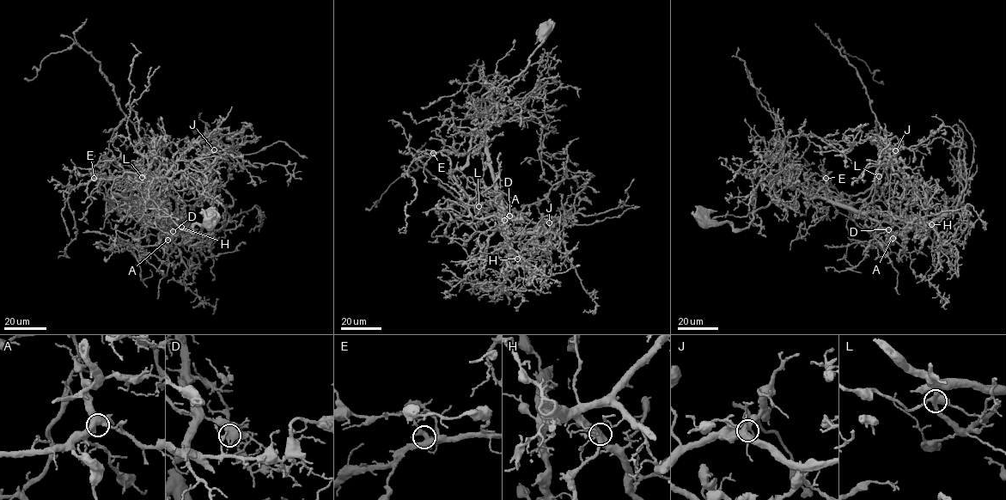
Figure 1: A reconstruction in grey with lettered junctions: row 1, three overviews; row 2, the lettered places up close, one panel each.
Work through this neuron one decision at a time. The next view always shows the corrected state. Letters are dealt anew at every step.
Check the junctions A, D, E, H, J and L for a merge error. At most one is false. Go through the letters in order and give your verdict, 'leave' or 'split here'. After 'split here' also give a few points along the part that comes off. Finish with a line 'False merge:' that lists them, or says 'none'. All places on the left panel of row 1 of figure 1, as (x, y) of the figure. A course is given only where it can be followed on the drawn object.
A: leave
D: leave
E: leave
H: leave
J: leave
L: leave
False merge: none

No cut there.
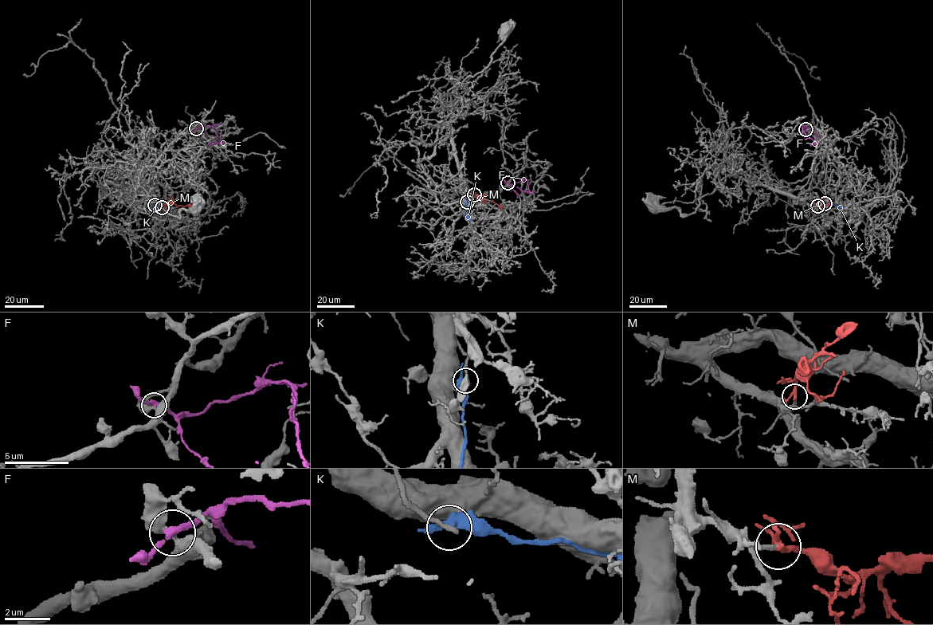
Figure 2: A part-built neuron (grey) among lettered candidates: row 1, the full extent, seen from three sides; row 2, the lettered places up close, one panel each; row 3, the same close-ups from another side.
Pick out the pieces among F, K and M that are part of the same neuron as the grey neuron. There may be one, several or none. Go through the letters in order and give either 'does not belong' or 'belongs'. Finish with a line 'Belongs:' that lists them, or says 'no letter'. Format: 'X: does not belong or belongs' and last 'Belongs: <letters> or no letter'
F: does not belong
K: does not belong
M: belongs
Belongs: M

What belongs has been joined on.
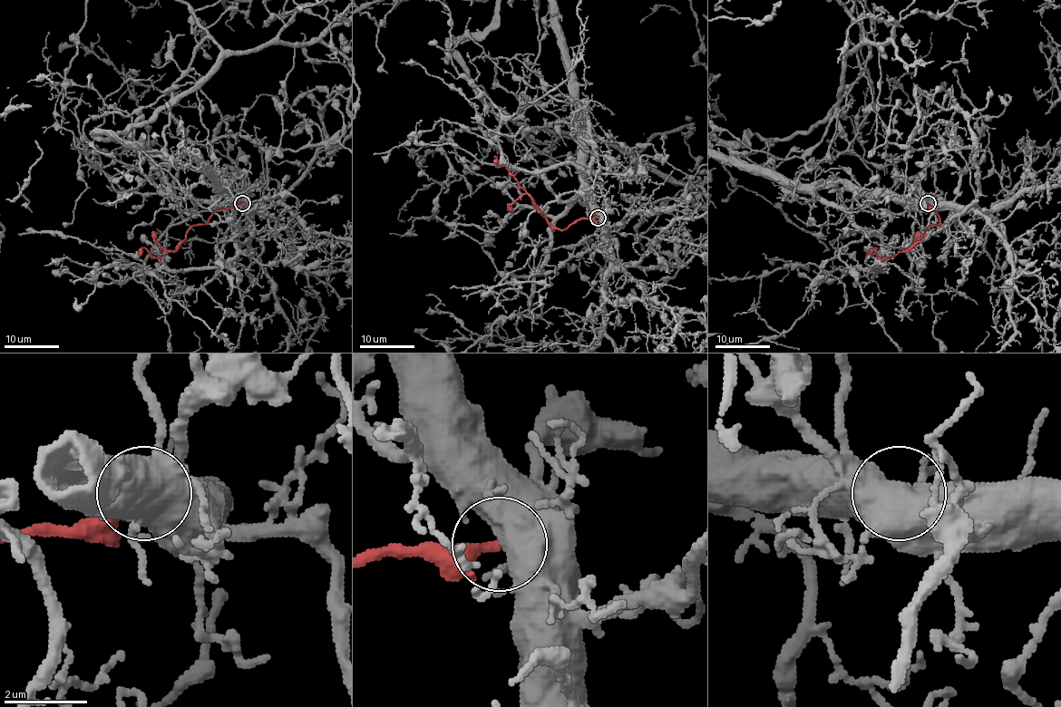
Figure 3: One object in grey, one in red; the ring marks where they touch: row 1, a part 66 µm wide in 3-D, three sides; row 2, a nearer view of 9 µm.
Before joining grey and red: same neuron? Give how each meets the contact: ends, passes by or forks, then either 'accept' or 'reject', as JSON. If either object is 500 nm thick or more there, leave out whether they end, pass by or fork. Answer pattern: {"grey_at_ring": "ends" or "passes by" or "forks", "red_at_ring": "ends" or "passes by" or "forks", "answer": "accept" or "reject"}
{"answer": "reject"}

